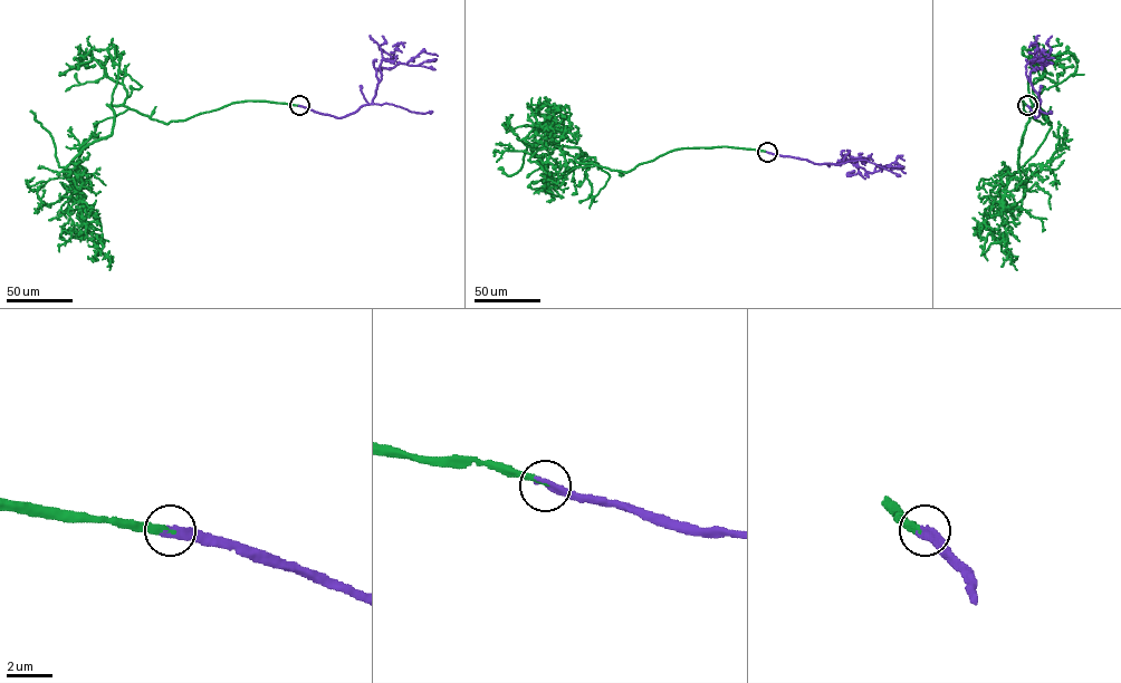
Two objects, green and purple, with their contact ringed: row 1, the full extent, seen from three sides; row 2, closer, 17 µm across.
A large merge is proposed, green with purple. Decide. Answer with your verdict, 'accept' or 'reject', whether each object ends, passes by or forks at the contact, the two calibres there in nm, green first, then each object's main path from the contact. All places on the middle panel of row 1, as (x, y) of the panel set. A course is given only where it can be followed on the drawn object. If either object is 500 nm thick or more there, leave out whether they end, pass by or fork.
accept | green ends | purple ends | 320/360 nm | green via (767, 152), (684, 147), (611, 170), (577, 163), (577, 147), (534, 143), (569, 125), (566, 112) | purple via (767, 152), (840, 165), (846, 154), (868, 172), (888, 165), (906, 172)

